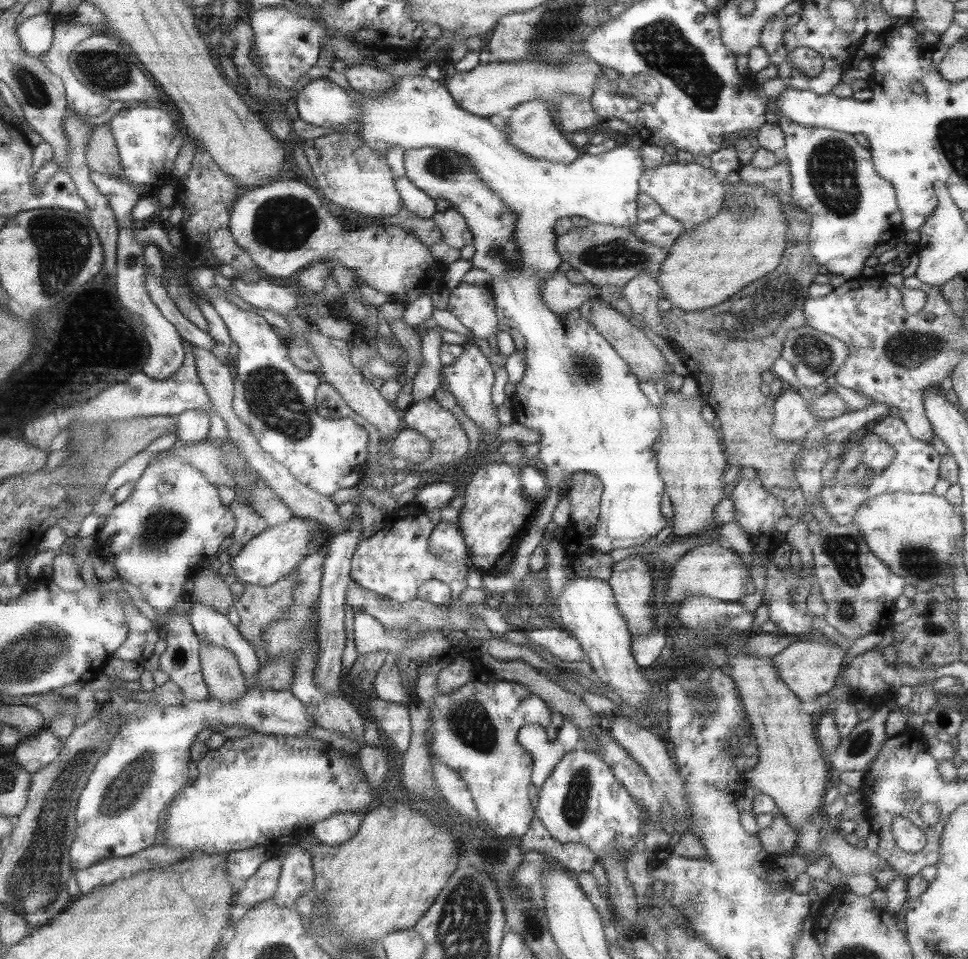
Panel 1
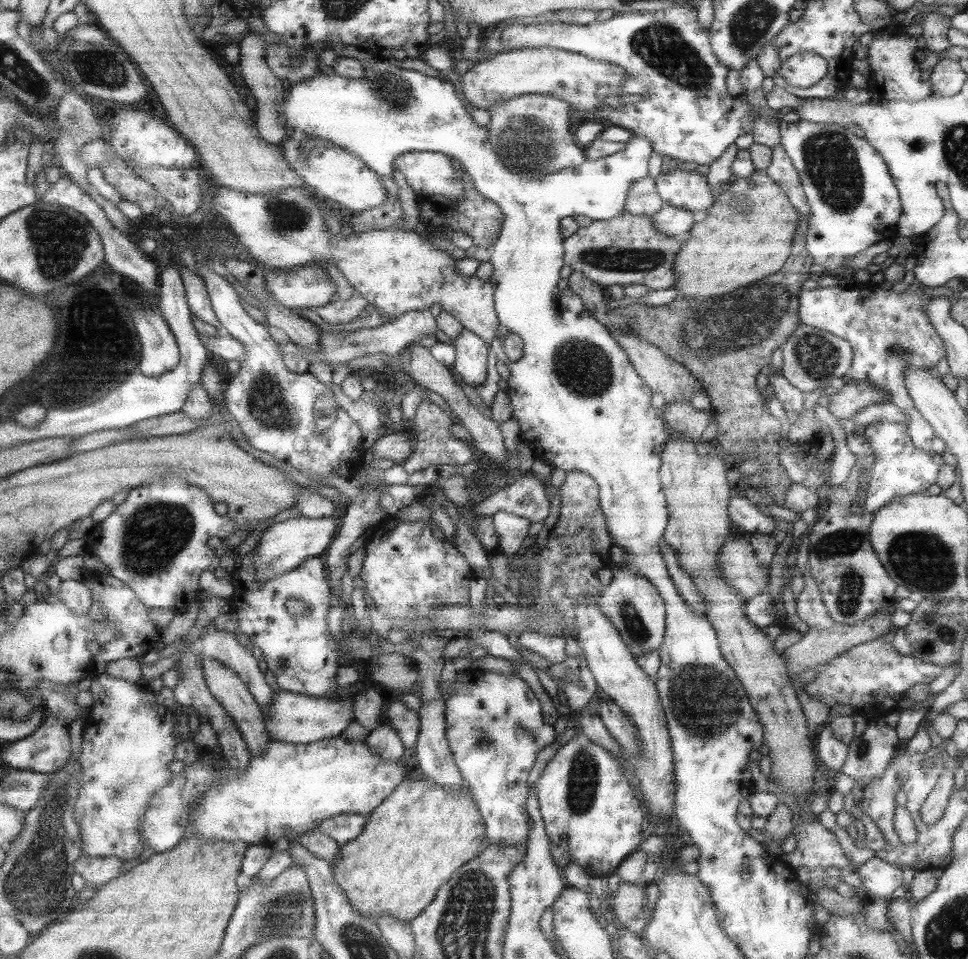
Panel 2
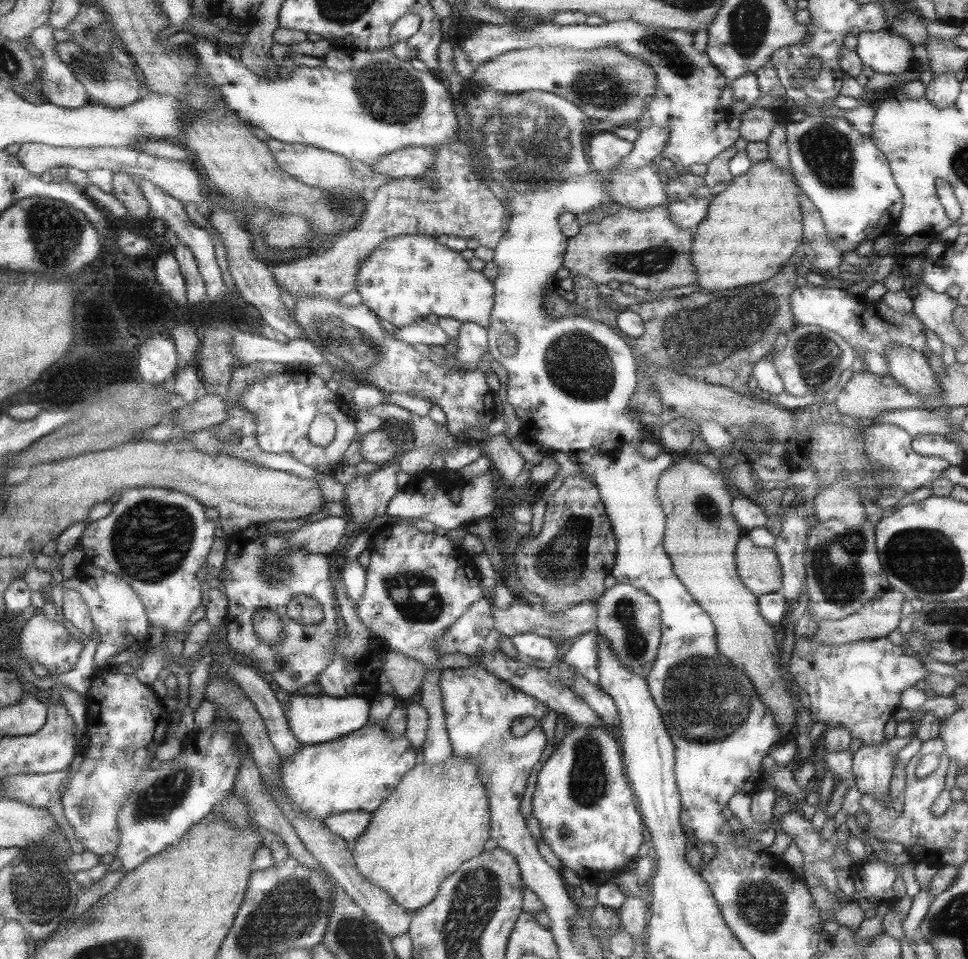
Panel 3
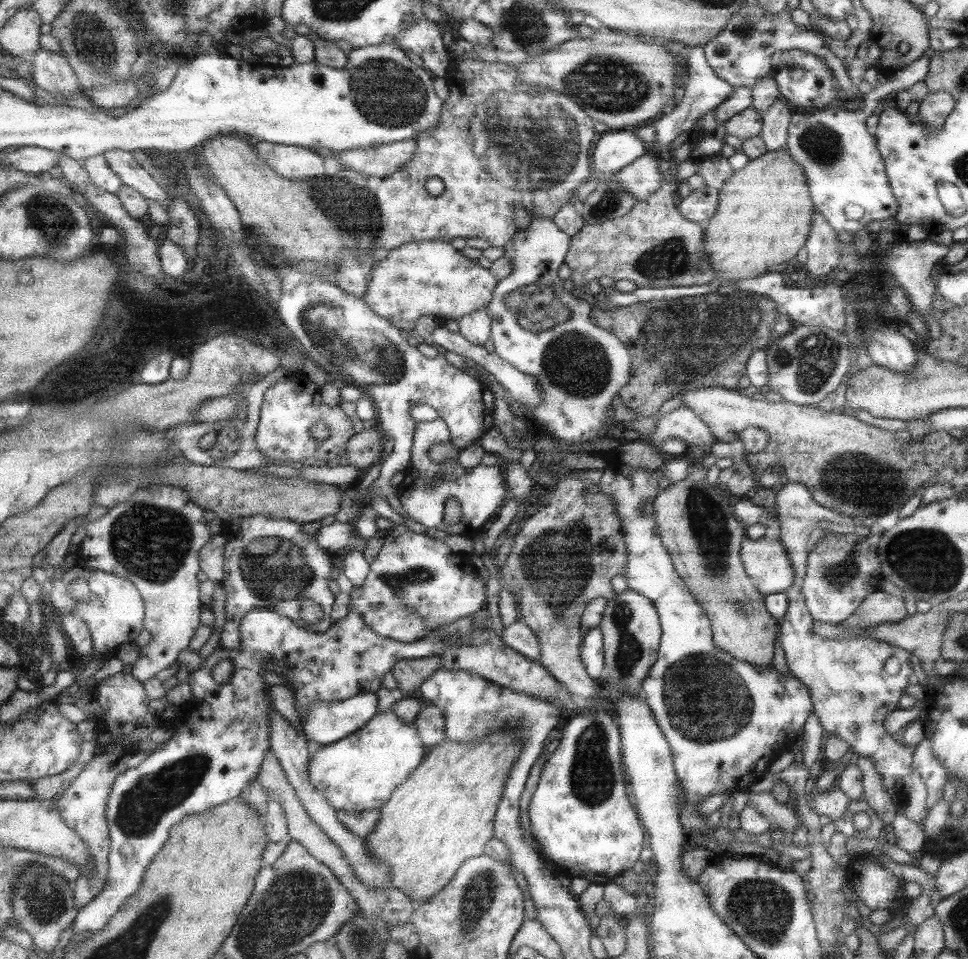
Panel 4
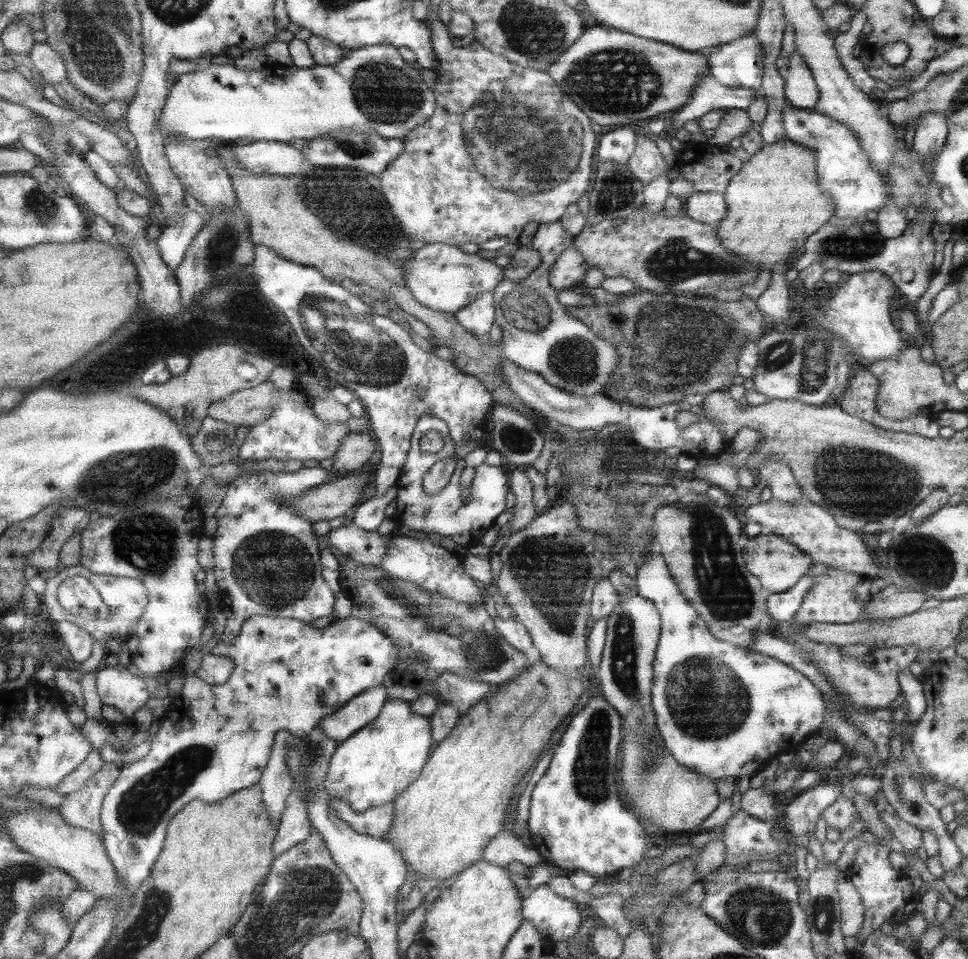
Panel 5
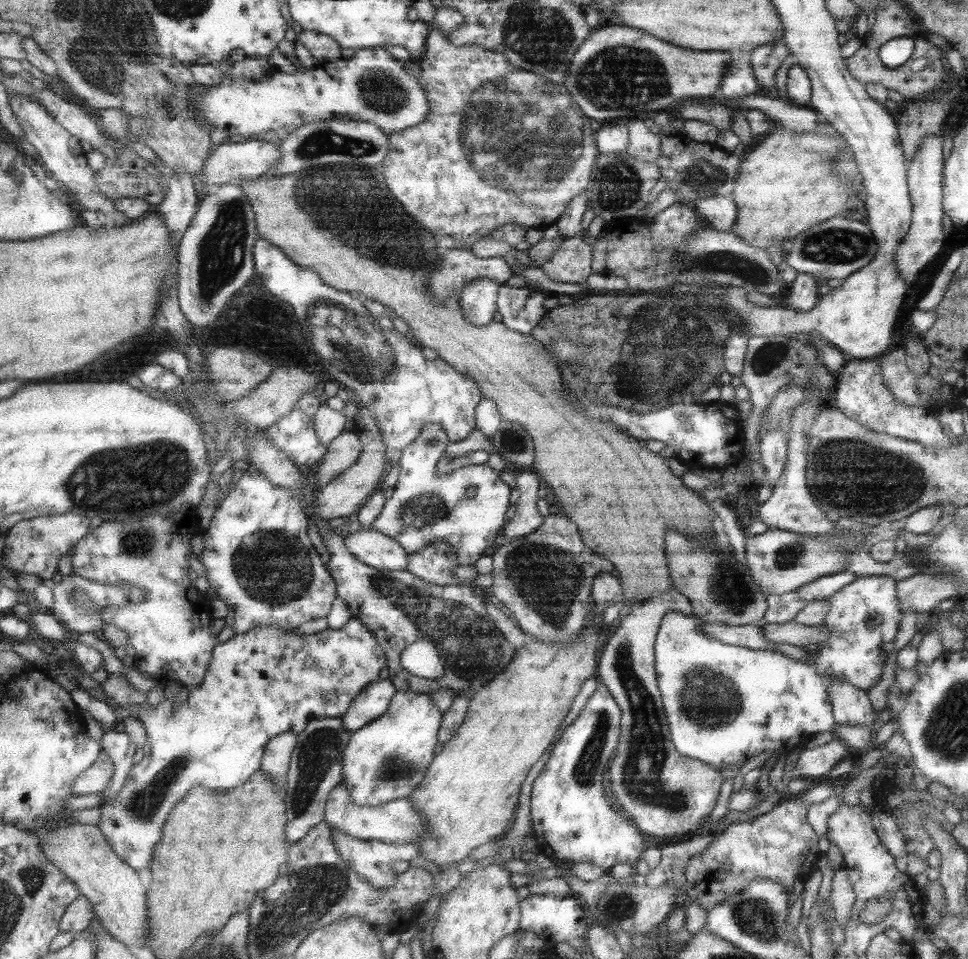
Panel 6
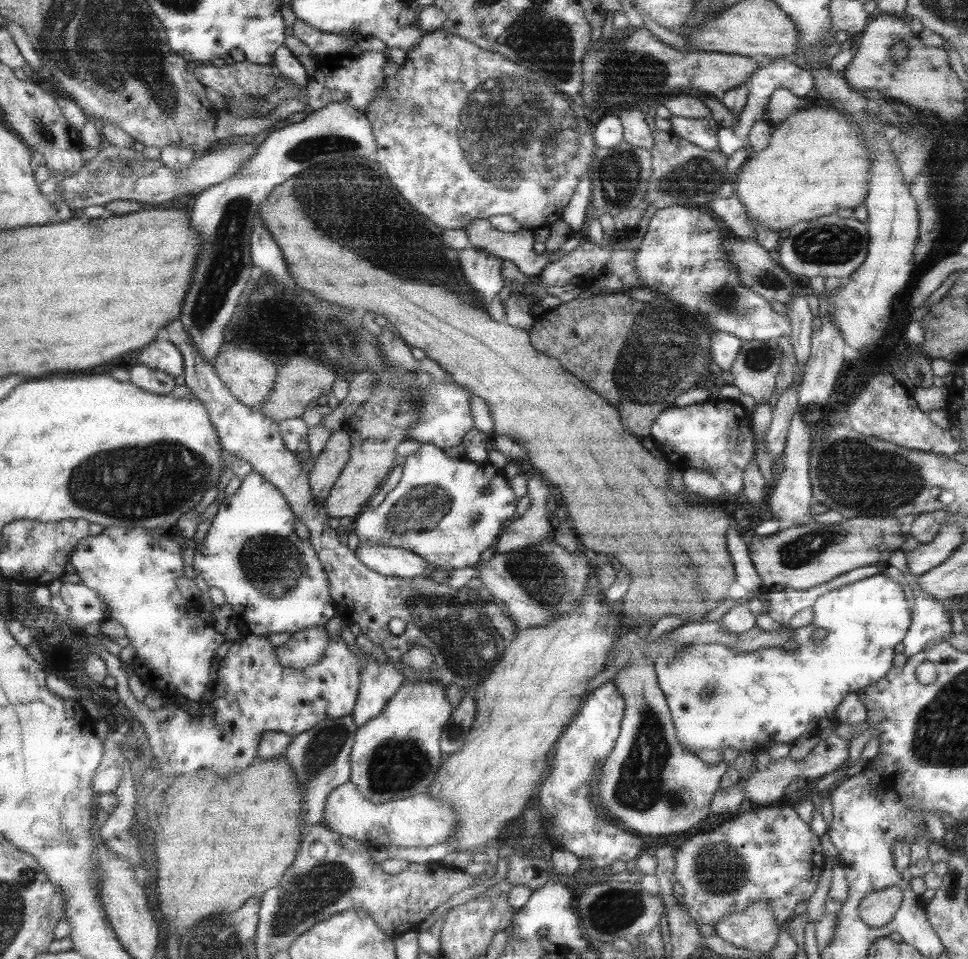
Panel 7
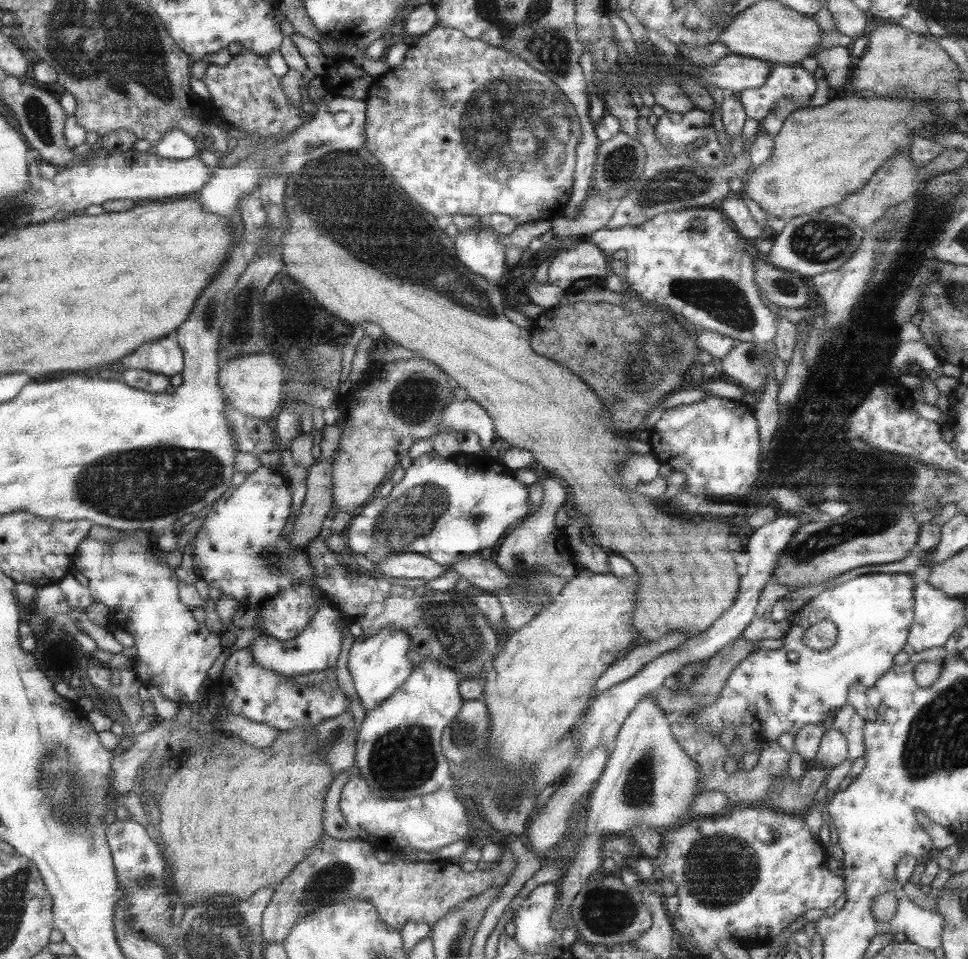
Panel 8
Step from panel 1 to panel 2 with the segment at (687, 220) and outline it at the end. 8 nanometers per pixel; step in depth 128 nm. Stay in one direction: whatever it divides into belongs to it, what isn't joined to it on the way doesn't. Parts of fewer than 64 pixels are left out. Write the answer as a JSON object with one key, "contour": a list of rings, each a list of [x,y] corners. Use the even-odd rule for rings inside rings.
{"contour":[[[672,166],[667,173],[660,172],[653,180],[655,192],[665,206],[689,210],[701,216],[713,204],[714,196],[706,177],[695,169],[690,171]]]}

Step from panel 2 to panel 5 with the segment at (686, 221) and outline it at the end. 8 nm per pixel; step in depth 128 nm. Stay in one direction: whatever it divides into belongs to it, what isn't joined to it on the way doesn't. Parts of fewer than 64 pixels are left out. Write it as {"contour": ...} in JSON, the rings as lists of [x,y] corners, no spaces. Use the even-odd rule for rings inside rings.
{"contour":[[[694,192],[683,199],[683,212],[694,222],[709,225],[713,230],[725,217],[723,195],[717,192]]]}

